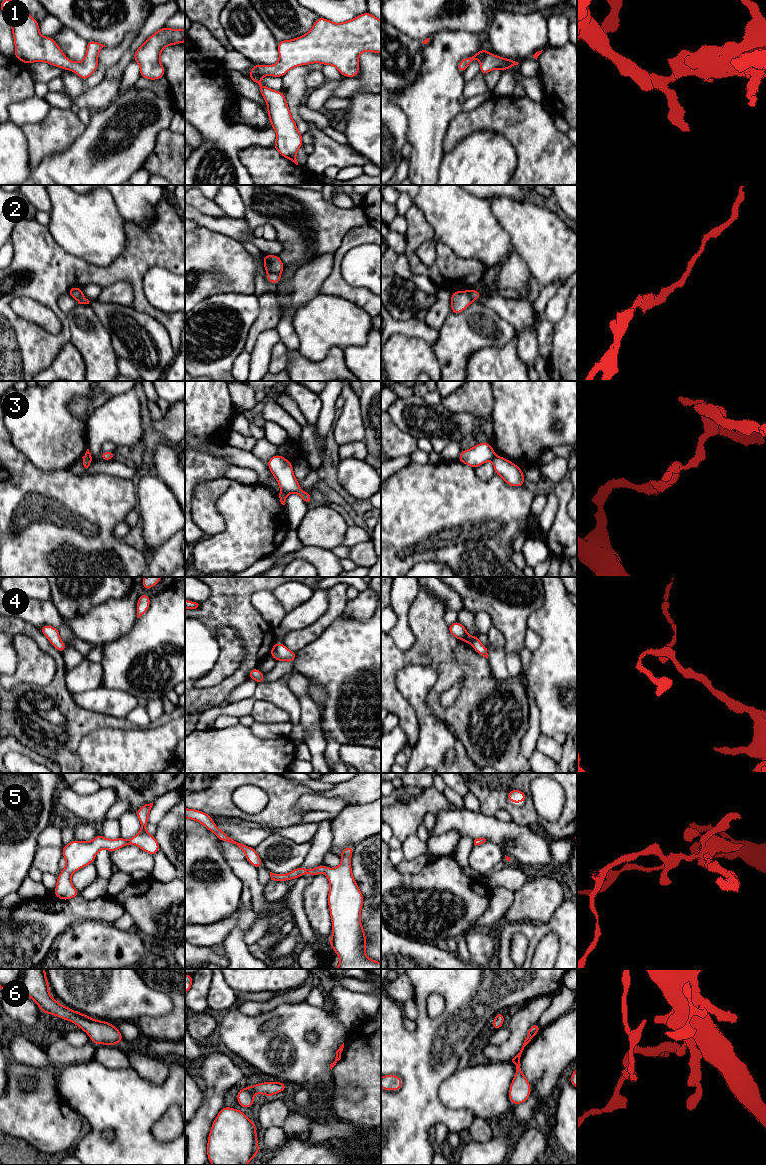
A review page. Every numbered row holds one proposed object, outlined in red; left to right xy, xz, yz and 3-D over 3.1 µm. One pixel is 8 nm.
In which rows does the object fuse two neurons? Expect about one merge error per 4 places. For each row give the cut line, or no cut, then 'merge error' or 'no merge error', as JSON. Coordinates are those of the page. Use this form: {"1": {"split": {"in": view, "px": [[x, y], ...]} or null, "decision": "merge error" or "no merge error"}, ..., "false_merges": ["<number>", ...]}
{"1": {"split": null, "decision": "no merge error"}, "2": {"split": {"in": "xz", "px": [[268, 271], [280, 275]]}, "decision": "merge error"}, "3": {"split": {"in": "xz", "px": [[281, 491], [287, 493]]}, "decision": "merge error"}, "4": {"split": null, "decision": "no merge error"}, "5": {"split": null, "decision": "no merge error"}, "6": {"split": null, "decision": "no merge error"}, "false_merges": ["2", "3"]}

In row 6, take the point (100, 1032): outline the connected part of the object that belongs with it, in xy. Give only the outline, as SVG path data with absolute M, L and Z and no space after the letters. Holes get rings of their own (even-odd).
M0 969L0 989L11 990L17 983L23 985L24 993L39 1006L43 1014L53 1014L73 1022L89 1035L94 1044L115 1046L124 1040L110 1022L95 1020L65 1005L61 1006L58 1000L53 999L49 994L45 969Z

